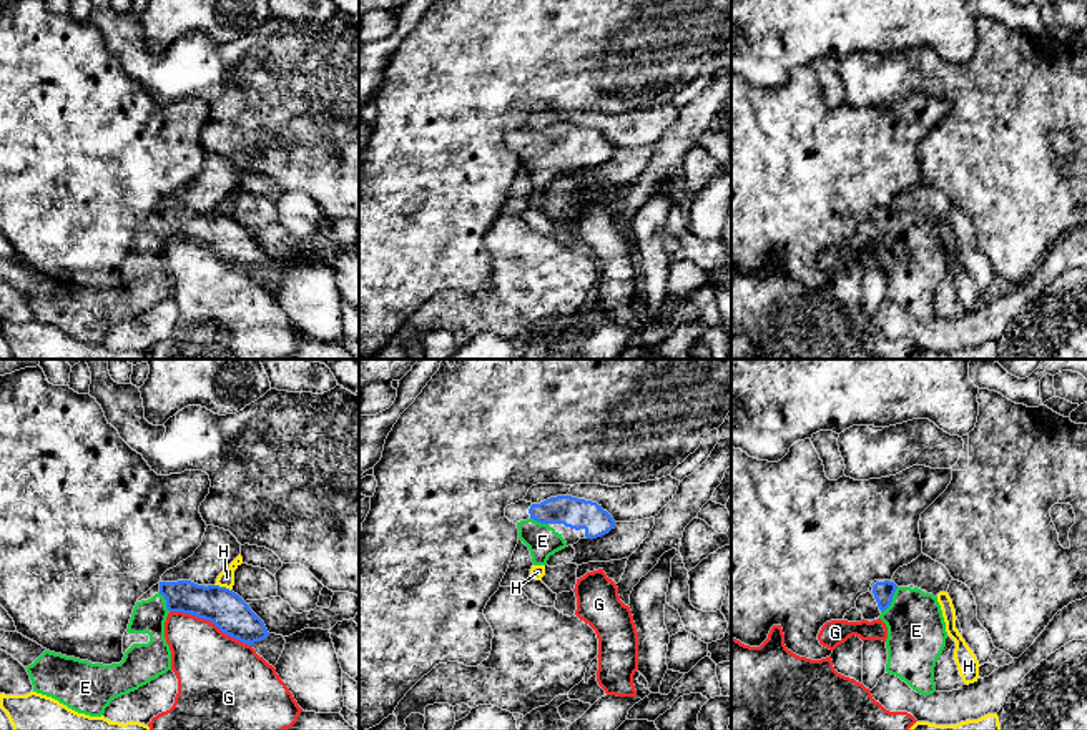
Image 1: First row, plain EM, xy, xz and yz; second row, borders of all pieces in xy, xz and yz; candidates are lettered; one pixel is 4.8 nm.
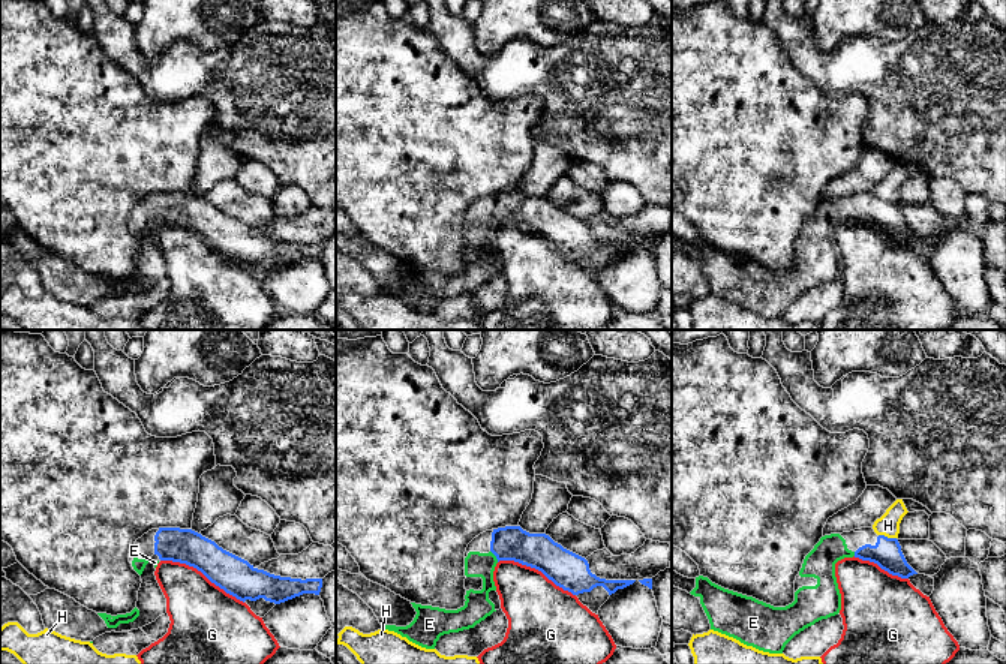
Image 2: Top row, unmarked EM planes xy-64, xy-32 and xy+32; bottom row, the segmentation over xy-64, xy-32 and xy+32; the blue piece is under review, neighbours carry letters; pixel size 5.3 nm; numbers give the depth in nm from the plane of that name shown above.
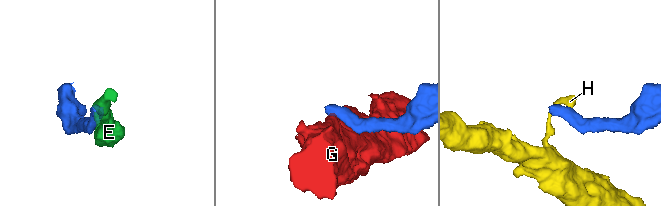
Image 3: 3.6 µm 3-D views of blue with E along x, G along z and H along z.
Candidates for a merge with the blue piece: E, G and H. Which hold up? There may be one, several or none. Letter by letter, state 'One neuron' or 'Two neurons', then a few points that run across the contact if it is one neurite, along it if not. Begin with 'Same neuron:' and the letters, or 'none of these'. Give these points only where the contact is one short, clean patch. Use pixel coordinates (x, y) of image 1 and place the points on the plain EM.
Same neuron: E
E: One neuron. Line: yz (883, 220), (891, 228), (914, 251), (916, 258)
G: Two neurons
H: Two neurons. Line: xy (215, 212), (225, 213), (230, 218)

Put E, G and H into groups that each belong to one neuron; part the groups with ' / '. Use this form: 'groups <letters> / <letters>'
groups E / G / H

